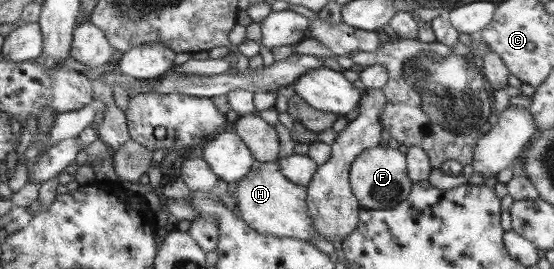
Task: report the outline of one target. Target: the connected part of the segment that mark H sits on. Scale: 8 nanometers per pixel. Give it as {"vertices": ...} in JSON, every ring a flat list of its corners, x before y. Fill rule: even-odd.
{"vertices":[[276,161,256,163,243,177,236,180,232,198,236,200,238,216,244,224,250,225,262,235,292,237,301,241,306,241,310,237,319,237,314,224,311,224,311,217,307,215,307,190,302,185,288,181,280,172]]}

